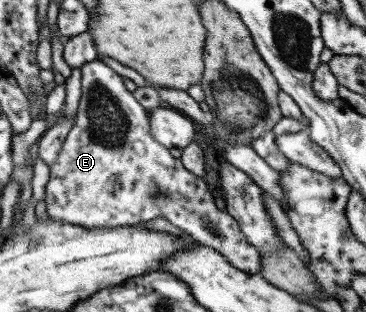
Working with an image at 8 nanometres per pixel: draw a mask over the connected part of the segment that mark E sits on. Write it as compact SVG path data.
M100 60L86 62L80 69L82 97L79 98L75 125L63 142L59 158L50 168L51 180L47 182L45 192L48 216L90 229L131 226L162 216L189 233L197 243L219 252L231 266L247 271L247 274L259 275L262 269L260 253L247 242L239 223L226 209L217 208L213 194L202 178L189 172L180 159L173 158L169 149L155 141L149 128L147 109L125 87L121 75Z

